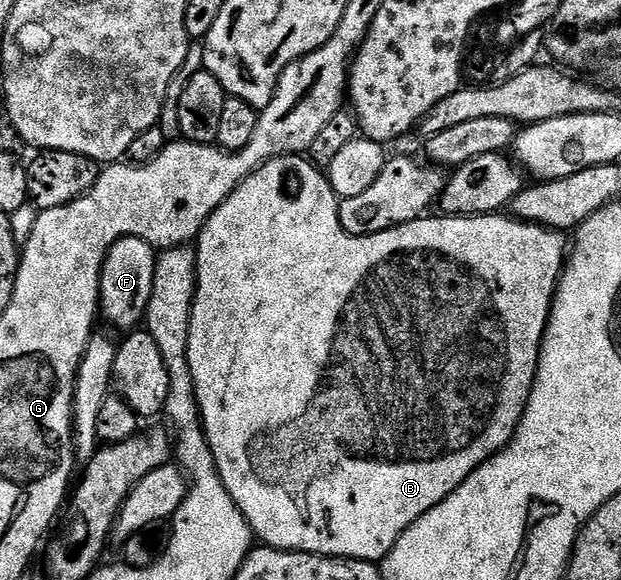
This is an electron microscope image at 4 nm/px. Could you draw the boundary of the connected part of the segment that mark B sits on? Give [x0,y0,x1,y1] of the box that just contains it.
[188,154,568,564]

